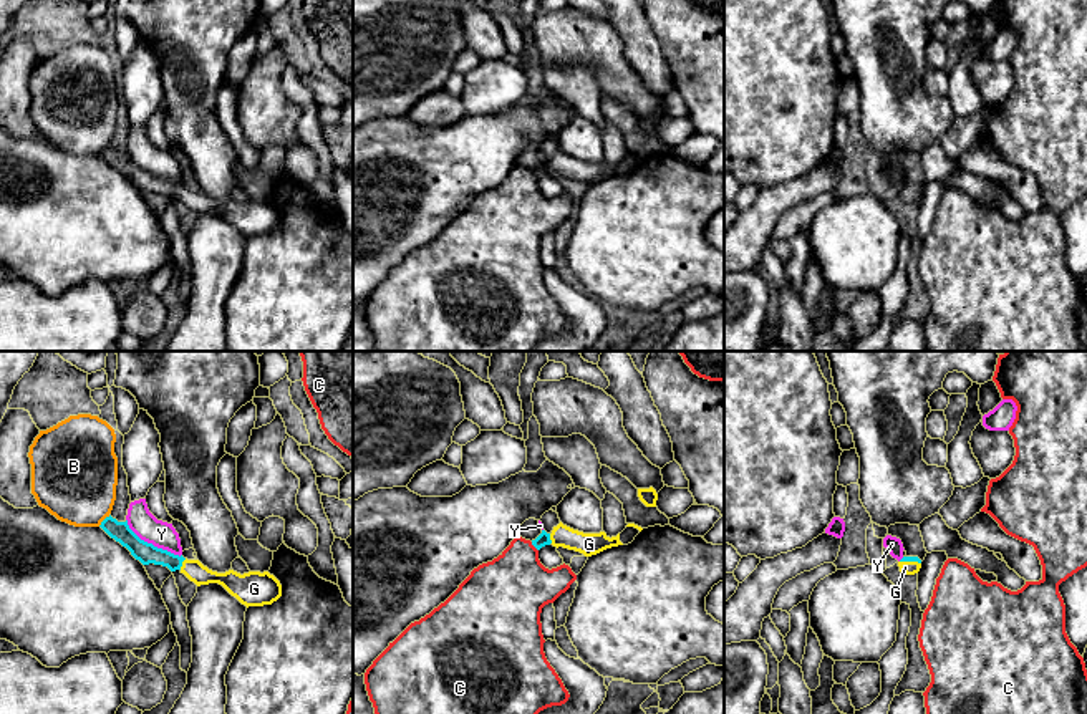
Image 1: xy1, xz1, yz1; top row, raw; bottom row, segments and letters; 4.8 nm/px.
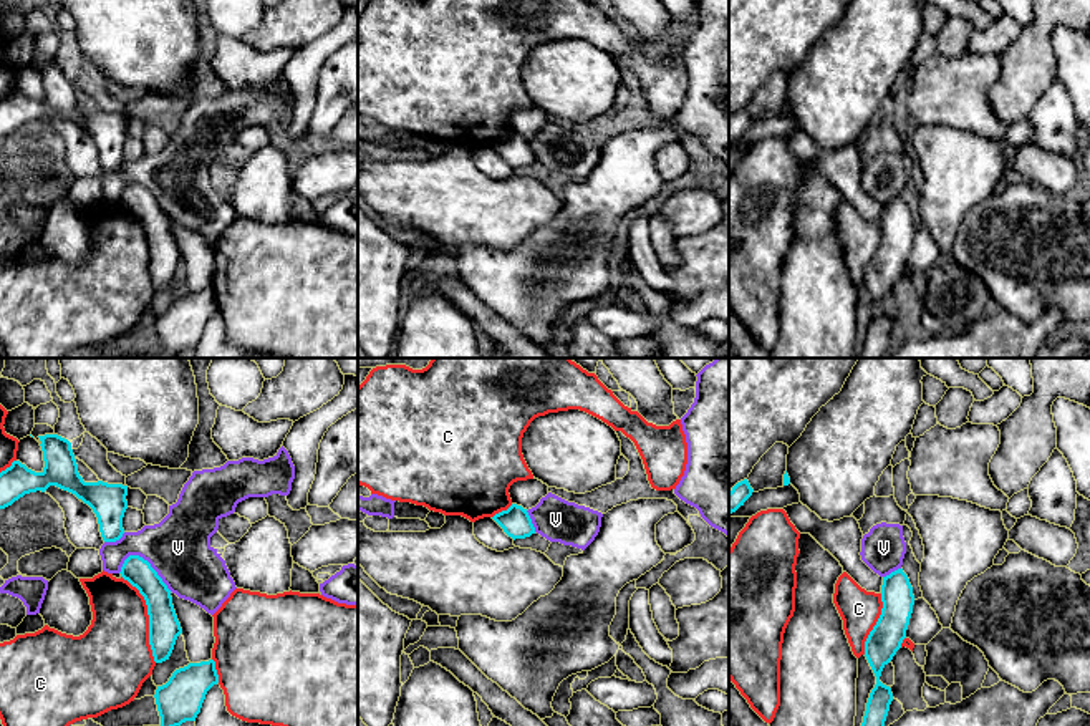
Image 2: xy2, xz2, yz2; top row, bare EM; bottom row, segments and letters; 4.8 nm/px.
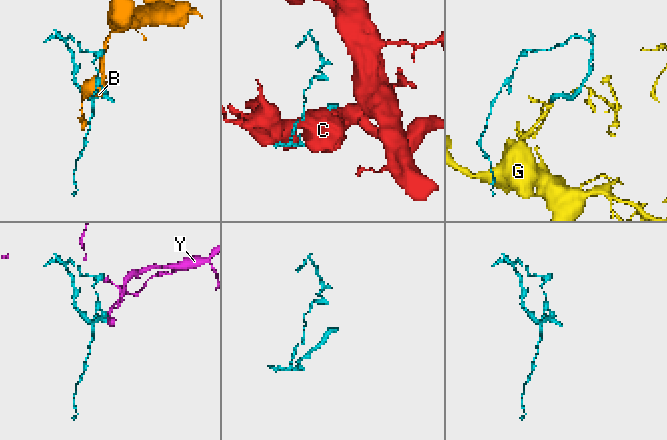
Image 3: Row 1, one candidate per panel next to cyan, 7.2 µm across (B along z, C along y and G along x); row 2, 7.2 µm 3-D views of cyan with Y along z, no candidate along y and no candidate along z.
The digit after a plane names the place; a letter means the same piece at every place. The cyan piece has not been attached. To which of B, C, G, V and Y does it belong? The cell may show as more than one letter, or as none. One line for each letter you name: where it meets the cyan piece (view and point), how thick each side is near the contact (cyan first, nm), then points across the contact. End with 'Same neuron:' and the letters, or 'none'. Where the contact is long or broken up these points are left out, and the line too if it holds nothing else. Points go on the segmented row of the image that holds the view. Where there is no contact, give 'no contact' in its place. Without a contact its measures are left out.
G: meets cyan in xy1 at (181, 564); 100 nm thick on the cyan side, 100 nm on the other; runs through xy1 (141, 550), (181, 564), (194, 570)
Same neuron: G

